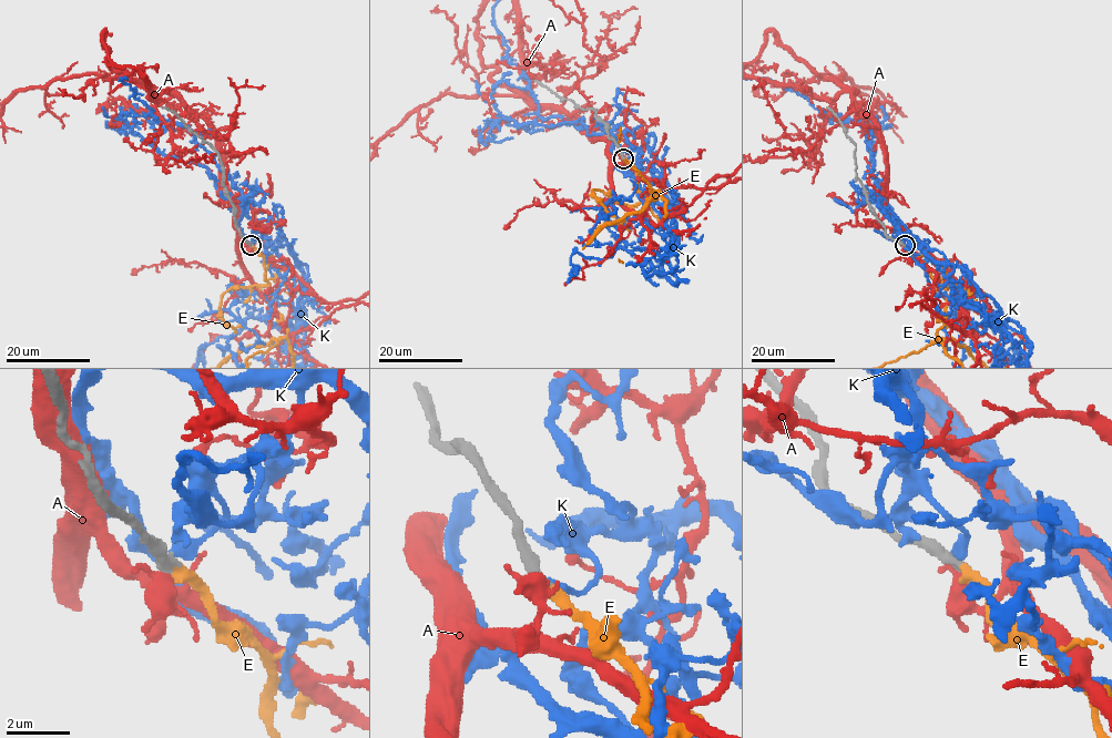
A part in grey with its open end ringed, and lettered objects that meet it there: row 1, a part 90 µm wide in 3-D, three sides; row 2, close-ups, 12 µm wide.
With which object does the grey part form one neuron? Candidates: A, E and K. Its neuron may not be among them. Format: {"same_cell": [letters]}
{"same_cell": ["E"]}

